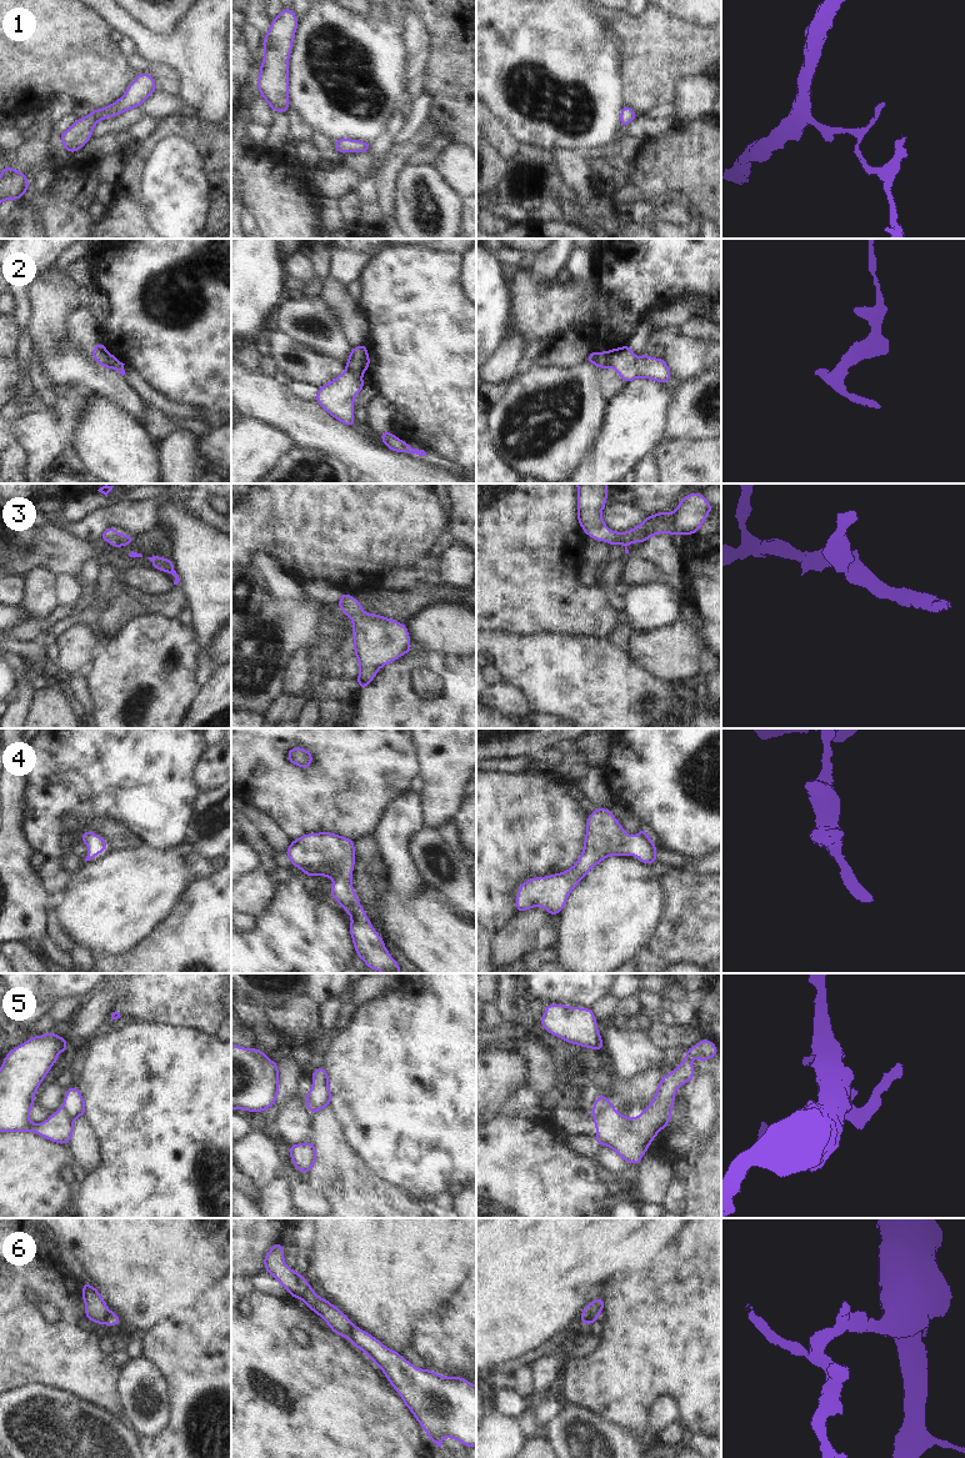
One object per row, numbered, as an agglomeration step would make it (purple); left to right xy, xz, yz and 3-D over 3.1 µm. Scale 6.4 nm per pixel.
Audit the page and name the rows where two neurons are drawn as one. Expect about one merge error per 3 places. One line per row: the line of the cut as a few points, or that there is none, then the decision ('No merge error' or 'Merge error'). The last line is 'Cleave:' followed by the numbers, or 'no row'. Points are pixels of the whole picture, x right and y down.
1: No split. No merge error
2: Split along xz (346, 367), (360, 379). Merge error
3: No split. No merge error
4: No split. No merge error
5: Split along yz (611, 1106), (604, 1107), (594, 1118). Merge error
6: Split along yz (594, 1301), (596, 1313), (584, 1322). Merge error
Cleave: 2, 5, 6.

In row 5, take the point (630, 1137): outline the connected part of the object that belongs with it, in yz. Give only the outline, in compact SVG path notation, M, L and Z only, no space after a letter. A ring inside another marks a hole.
M702 1037L698 1044L686 1049L686 1057L679 1067L662 1076L654 1099L638 1117L626 1118L614 1107L601 1109L594 1118L596 1143L614 1149L625 1162L638 1166L656 1134L668 1127L675 1091L694 1079L691 1059L696 1057L704 1063L716 1056L716 1044Z

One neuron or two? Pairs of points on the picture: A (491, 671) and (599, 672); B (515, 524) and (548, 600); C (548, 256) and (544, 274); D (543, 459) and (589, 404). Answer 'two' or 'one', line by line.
A: two
B: one
C: one
D: one

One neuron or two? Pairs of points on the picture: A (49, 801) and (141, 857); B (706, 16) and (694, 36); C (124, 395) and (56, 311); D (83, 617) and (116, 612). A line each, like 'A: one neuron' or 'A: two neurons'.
A: two neurons
B: two neurons
C: one neuron
D: two neurons

